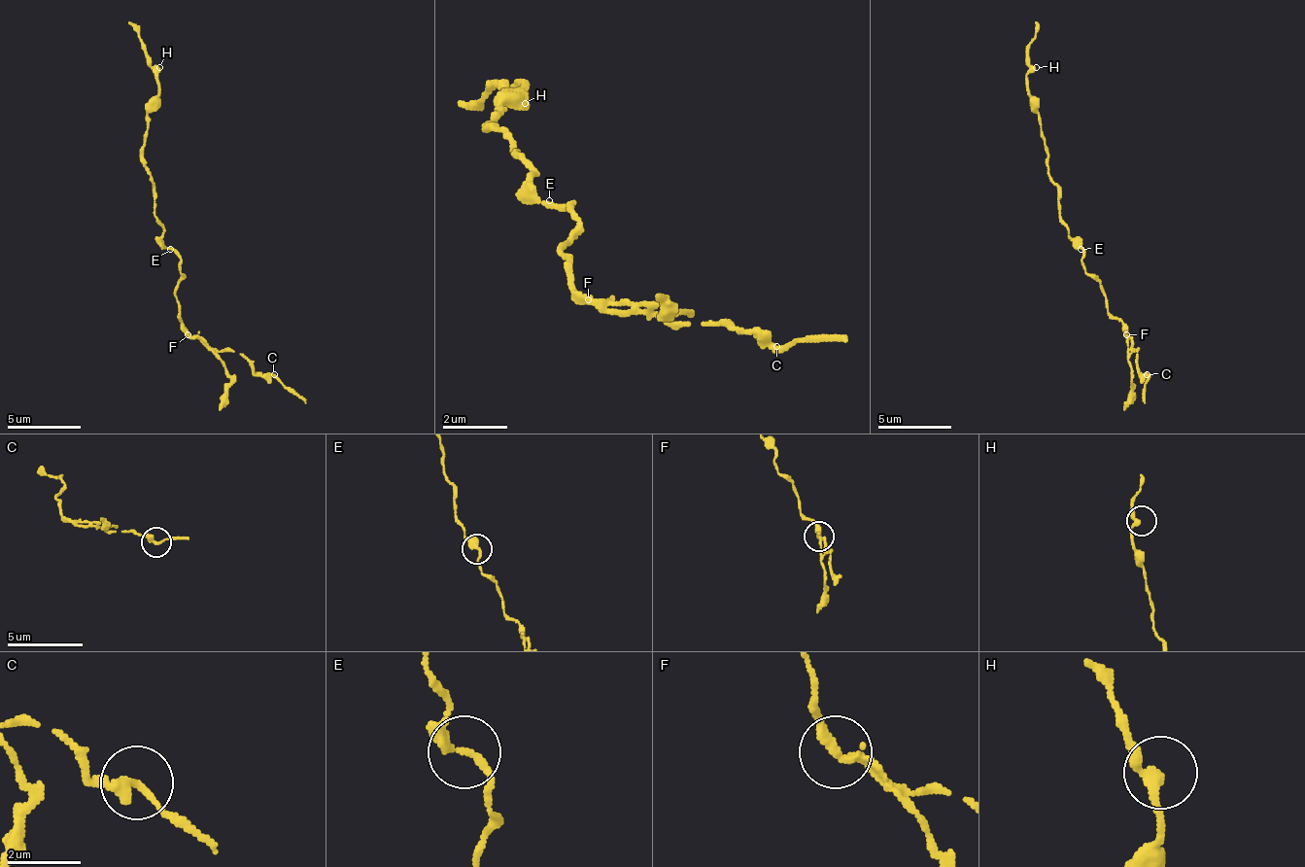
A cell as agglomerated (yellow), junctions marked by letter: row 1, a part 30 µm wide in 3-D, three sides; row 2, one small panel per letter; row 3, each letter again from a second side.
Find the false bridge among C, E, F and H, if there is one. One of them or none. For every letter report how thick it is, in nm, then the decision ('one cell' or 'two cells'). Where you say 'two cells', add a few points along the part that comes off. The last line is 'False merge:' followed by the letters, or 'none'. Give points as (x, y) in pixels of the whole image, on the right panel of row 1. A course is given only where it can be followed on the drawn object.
C: 280 nm thick; one cell
E: 280 nm thick; one cell
F: 280 nm thick; two cells; foreign part runs (1125, 333), (1128, 337), (1132, 371), (1132, 400), (1125, 411)
H: 280 nm thick; one cell
False merge: F

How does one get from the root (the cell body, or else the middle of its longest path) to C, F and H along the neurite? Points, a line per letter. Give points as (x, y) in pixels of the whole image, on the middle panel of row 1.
C: (549, 208), (573, 200), (573, 232), (558, 249), (566, 257), (566, 281), (598, 314), (736, 322), (776, 346)
F: (549, 208), (566, 208), (573, 200), (573, 232), (558, 249), (566, 257), (573, 290), (590, 297)
H: (549, 208), (533, 192), (517, 144), (493, 127), (525, 86), (525, 103)

